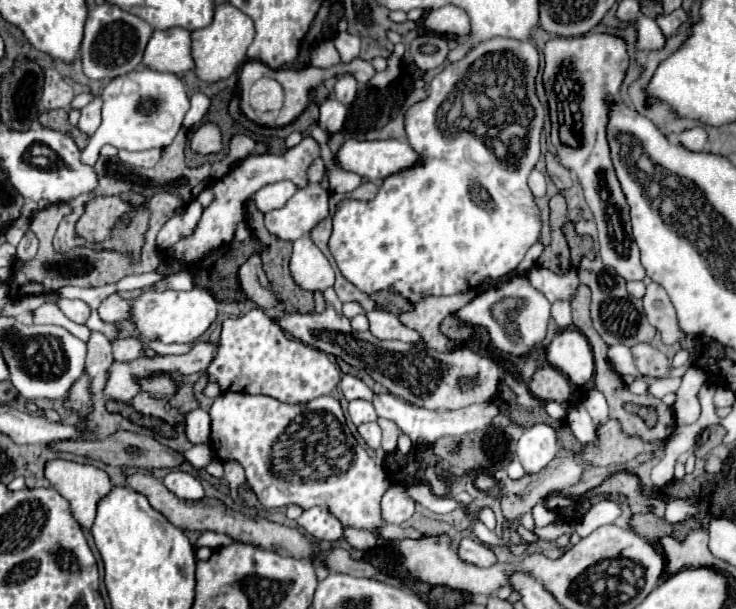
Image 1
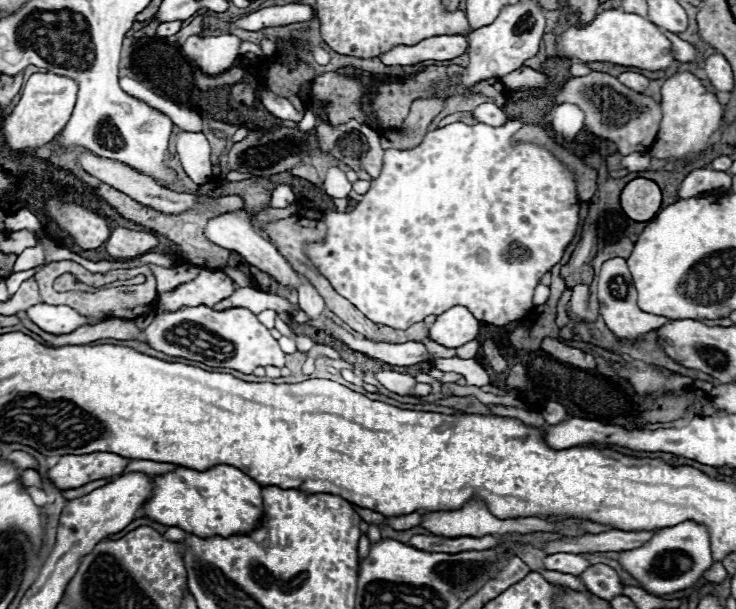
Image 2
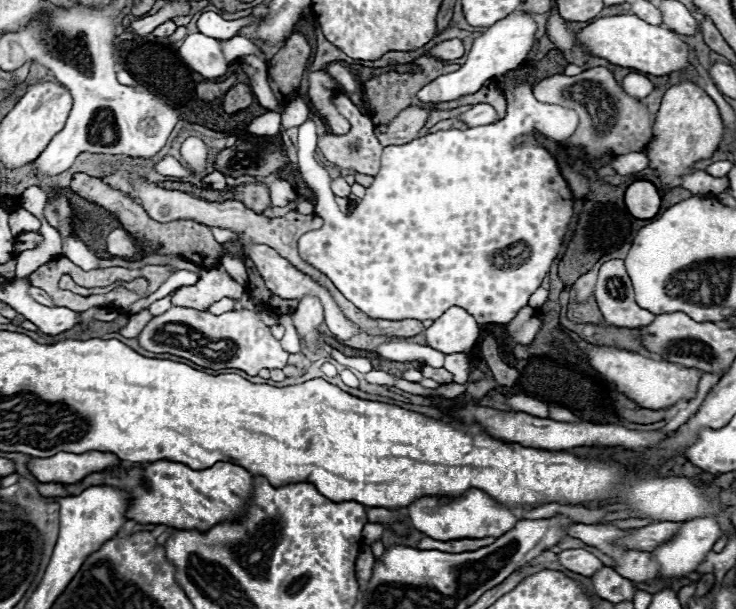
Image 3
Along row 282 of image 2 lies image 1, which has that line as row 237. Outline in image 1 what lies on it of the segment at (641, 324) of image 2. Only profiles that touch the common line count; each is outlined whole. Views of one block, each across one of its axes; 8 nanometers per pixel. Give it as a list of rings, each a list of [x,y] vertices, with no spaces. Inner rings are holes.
[[[590,34],[580,38],[554,38],[544,46],[544,88],[552,120],[552,144],[562,166],[572,170],[584,190],[586,202],[598,228],[602,262],[614,268],[626,282],[644,280],[646,270],[640,264],[640,252],[632,238],[630,206],[616,178],[610,148],[606,142],[606,116],[610,100],[618,98],[628,52],[624,40],[610,34]]]

